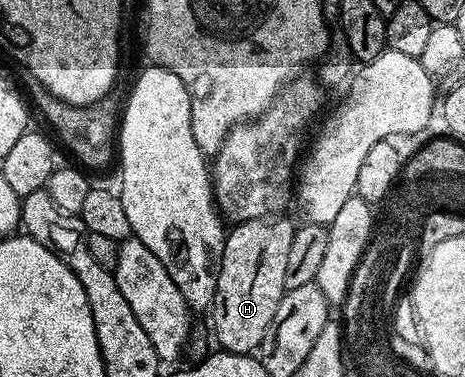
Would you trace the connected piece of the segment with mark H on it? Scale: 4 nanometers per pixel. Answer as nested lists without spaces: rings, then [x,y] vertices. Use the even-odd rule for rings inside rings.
[[[282,215],[249,219],[229,228],[212,304],[214,335],[218,338],[217,346],[221,350],[231,351],[237,355],[249,355],[257,352],[264,341],[264,333],[268,333],[268,325],[272,325],[272,317],[276,317],[276,309],[287,293],[284,273],[288,273],[288,252],[292,250],[295,230],[295,224],[290,224]]]

